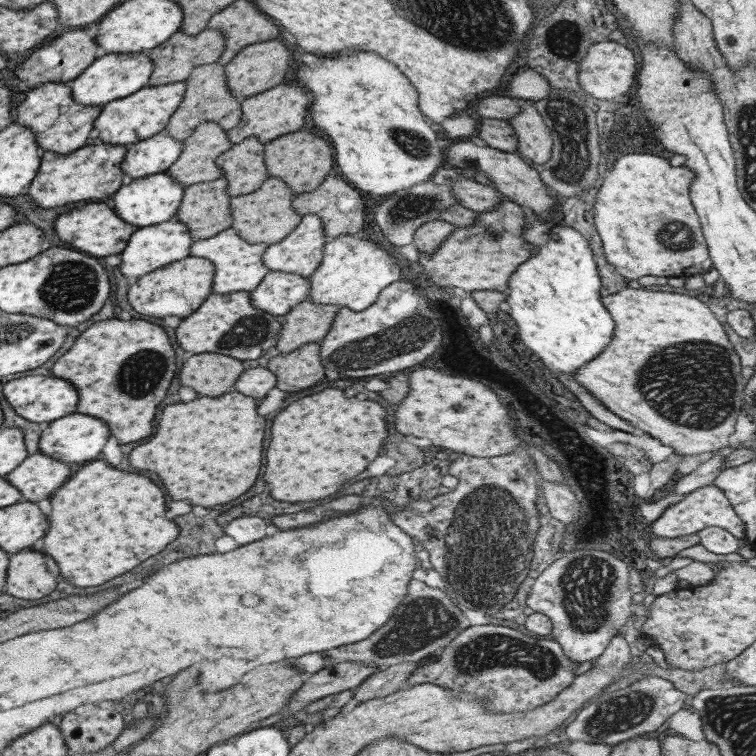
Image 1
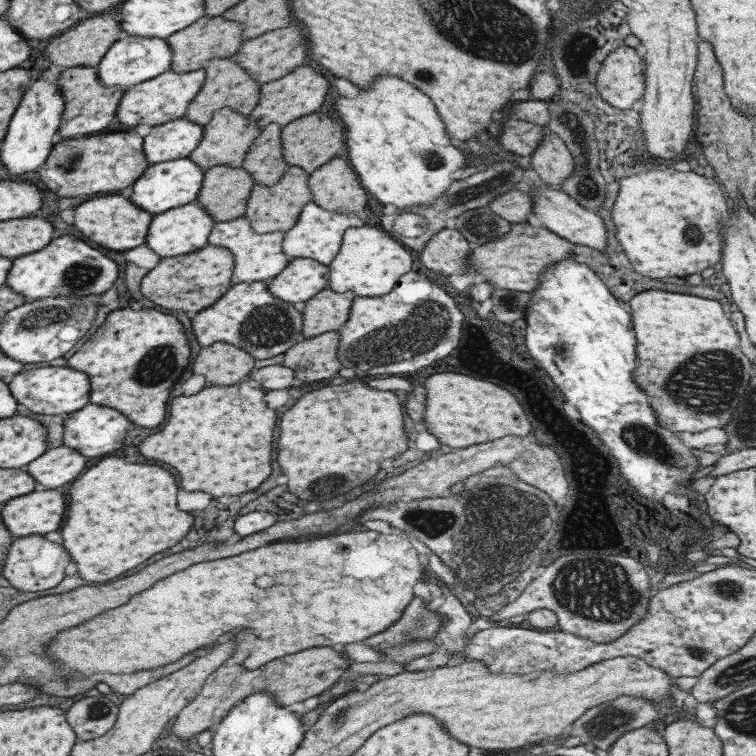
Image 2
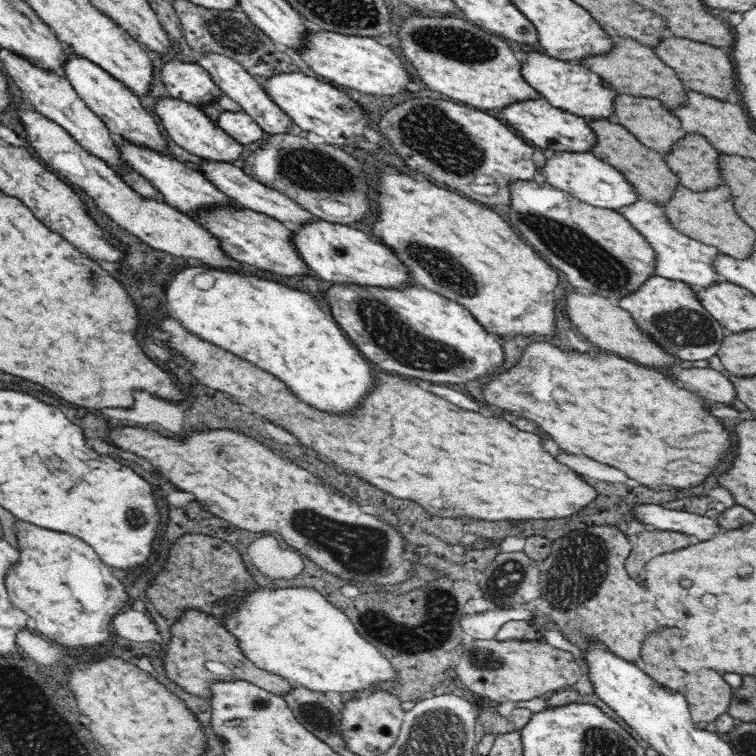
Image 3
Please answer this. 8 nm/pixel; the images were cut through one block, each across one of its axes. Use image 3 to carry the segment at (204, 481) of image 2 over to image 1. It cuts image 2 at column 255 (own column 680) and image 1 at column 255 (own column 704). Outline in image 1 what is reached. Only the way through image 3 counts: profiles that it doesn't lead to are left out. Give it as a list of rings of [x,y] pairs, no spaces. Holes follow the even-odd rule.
[[[233,391],[219,398],[165,406],[153,440],[133,448],[127,458],[133,468],[153,472],[171,500],[189,500],[191,506],[211,508],[231,502],[251,488],[261,466],[263,436],[265,420],[255,412],[255,400]]]

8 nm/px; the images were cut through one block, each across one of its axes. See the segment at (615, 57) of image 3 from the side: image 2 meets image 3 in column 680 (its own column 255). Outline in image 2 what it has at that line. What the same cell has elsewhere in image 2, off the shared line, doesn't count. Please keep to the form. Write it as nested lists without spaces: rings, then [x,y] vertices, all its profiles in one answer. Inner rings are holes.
[[[212,58],[202,66],[202,69],[204,70],[203,84],[189,102],[183,116],[191,123],[201,126],[207,124],[217,110],[226,107],[233,109],[239,115],[248,117],[259,102],[261,92],[258,82],[249,78],[249,75],[231,58]]]

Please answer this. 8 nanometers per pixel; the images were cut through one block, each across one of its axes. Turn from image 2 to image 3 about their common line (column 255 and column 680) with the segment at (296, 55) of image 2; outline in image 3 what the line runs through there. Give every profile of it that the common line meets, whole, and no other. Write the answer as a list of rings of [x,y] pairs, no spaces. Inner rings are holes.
[[[672,33],[658,39],[652,49],[666,66],[674,69],[678,80],[681,80],[686,89],[694,90],[713,98],[724,99],[727,102],[736,104],[742,102],[734,77],[735,68],[732,68],[732,62],[726,55],[726,50],[708,43],[677,37]]]

